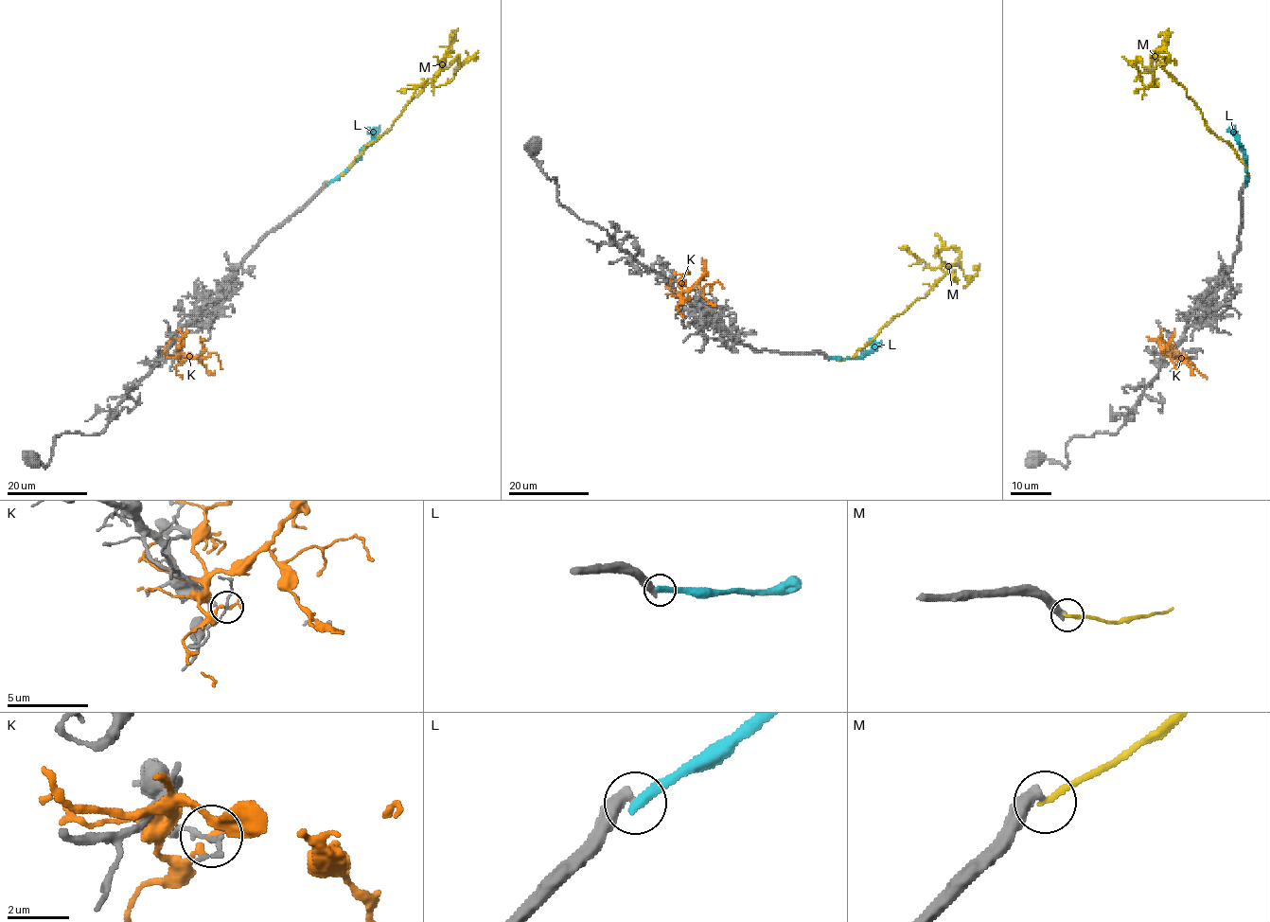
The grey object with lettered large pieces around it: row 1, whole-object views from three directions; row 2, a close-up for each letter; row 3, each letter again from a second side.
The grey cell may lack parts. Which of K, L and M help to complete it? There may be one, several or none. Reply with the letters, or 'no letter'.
no letter

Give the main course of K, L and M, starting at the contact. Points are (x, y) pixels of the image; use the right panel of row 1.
K: (1187, 358), (1188, 361), (1179, 354), (1172, 358), (1170, 353), (1175, 368)
L: (1246, 184), (1246, 158), (1238, 144), (1234, 126)
M: (1246, 184), (1246, 166), (1157, 60), (1142, 72), (1136, 64), (1150, 69), (1157, 85), (1136, 91)

